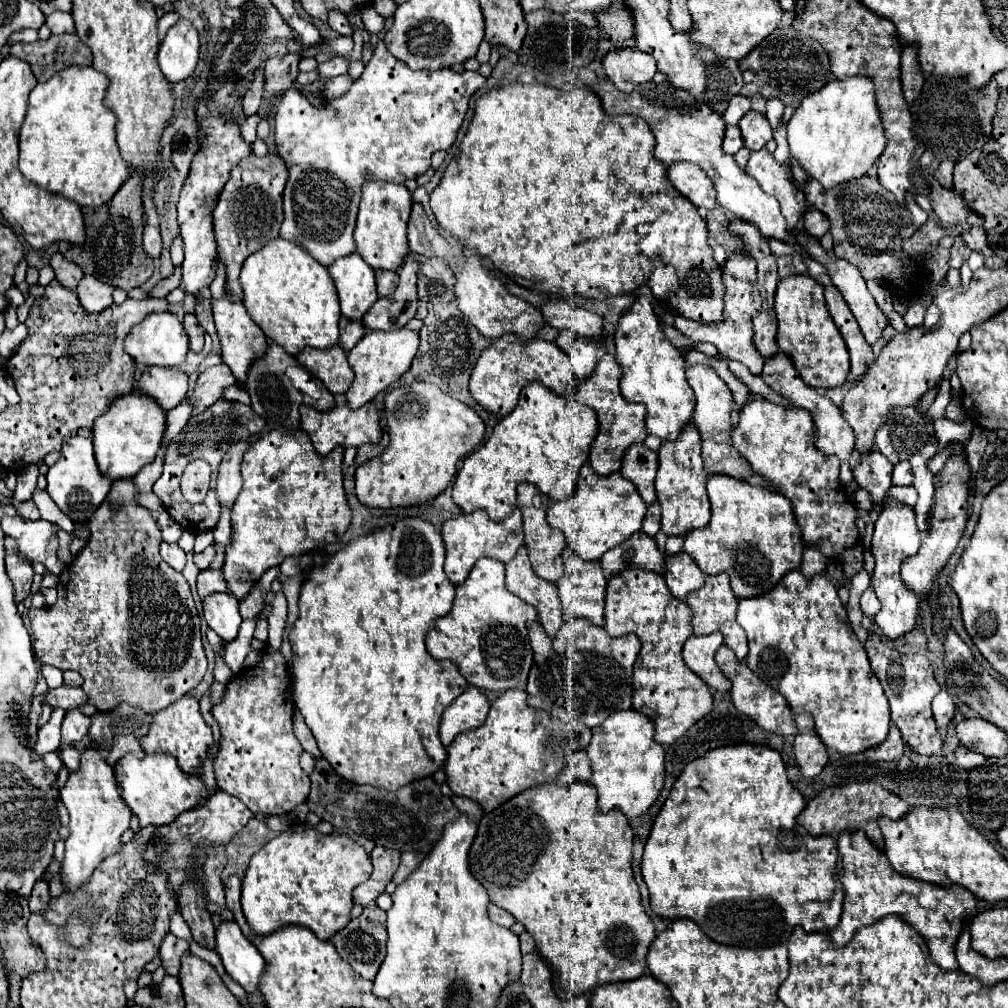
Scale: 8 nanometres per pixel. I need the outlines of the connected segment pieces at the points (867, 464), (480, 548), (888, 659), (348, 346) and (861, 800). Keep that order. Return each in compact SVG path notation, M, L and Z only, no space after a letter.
M872 446L870 452L860 456L858 466L852 468L852 474L854 480L874 496L876 504L884 498L886 490L892 486L890 482L892 464L888 458L884 458L884 454L876 446Z
M516 508L512 516L500 522L490 520L486 512L472 512L472 514L462 514L458 518L450 518L442 526L442 540L446 546L446 566L444 566L446 576L454 586L458 586L468 578L478 558L488 556L506 564L516 556L518 548L524 544L524 534L520 536L520 510Z
M880 634L868 636L866 652L868 652L870 664L872 664L872 672L880 680L880 684L886 692L886 698L890 702L892 724L898 726L904 742L910 744L912 750L918 754L936 754L942 746L942 740L940 740L936 722L932 718L930 702L940 692L940 684L934 678L934 670L932 670L928 658L922 654L912 654L912 656L900 654L894 648L890 648Z
M340 318L340 346L344 348L344 352L350 352L364 334L366 334L366 328L362 322Z
M860 782L860 784L846 786L846 788L826 788L816 798L808 800L806 810L798 816L798 824L804 826L808 834L812 836L838 836L842 832L862 830L878 850L884 850L884 840L878 828L878 818L886 816L890 820L900 820L900 816L904 816L908 810L910 808L902 798L884 790L880 784Z

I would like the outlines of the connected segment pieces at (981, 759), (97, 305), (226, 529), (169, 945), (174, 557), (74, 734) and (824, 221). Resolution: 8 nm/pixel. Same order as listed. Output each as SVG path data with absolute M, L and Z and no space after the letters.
M958 746L956 748L956 762L958 762L958 766L962 766L962 768L968 770L968 768L974 768L978 764L986 764L988 758L986 756L980 756L980 754L964 748L964 746Z
M86 274L78 282L78 298L88 312L102 312L112 304L112 286Z
M224 508L220 512L218 524L216 524L216 528L212 528L212 532L214 532L214 542L216 544L226 546L230 542L230 510L228 508Z
M166 934L166 938L160 944L160 956L162 956L162 966L166 974L178 976L180 972L180 958L190 952L190 944L186 940L176 938L174 934Z
M162 542L162 546L160 546L160 556L164 558L164 562L166 564L170 564L174 570L182 570L184 568L184 564L186 564L186 554L184 554L184 550L178 546L178 544L166 544L166 542Z
M80 708L68 710L66 718L62 722L62 744L74 744L86 738L90 728L90 716L82 714Z
M808 208L806 214L804 214L804 226L806 226L806 232L814 238L822 238L828 230L830 230L830 220L828 216L824 216L820 210L816 208Z

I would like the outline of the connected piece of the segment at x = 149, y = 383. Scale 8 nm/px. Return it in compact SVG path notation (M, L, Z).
M148 366L138 380L138 390L158 400L164 410L170 410L186 398L188 374L180 368Z

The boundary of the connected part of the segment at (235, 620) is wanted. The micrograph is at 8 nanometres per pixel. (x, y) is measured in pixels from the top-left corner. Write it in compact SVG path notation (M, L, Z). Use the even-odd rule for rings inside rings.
M214 592L204 598L204 618L208 626L224 640L232 642L238 636L242 616L238 612L238 600L228 592Z

